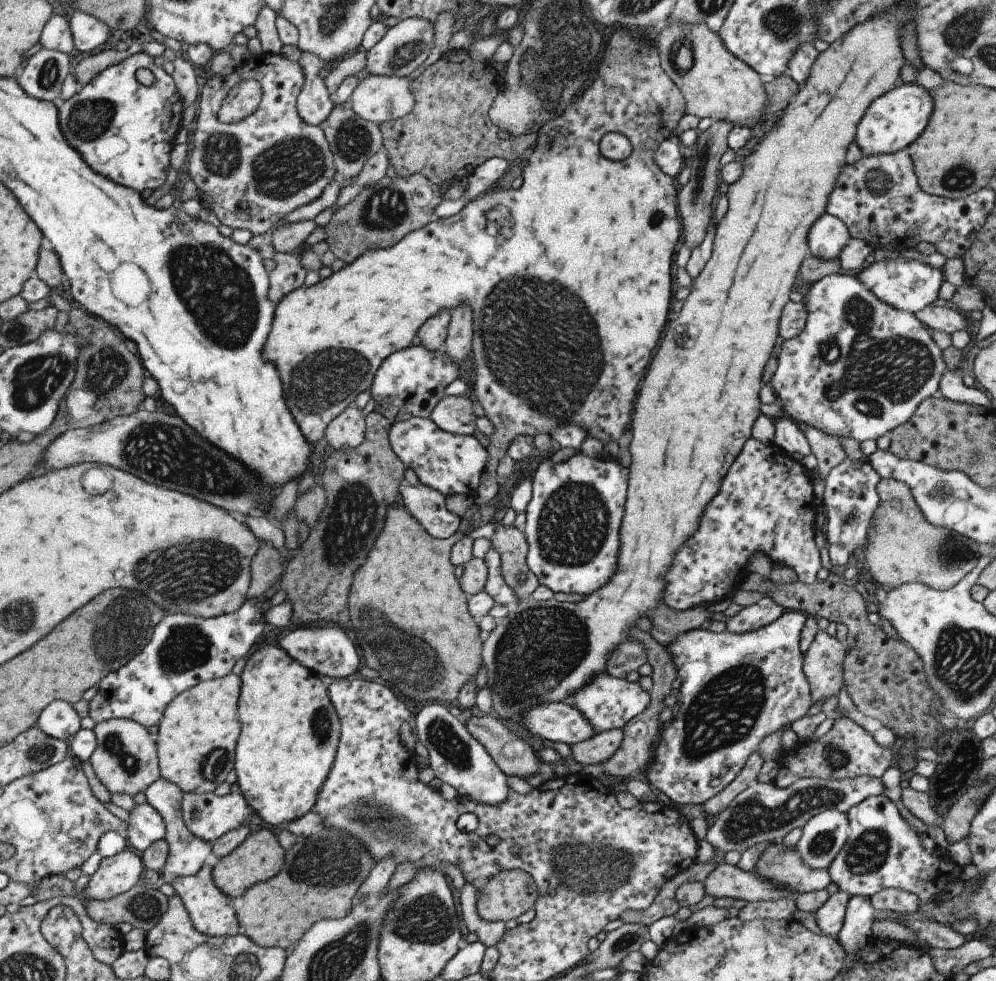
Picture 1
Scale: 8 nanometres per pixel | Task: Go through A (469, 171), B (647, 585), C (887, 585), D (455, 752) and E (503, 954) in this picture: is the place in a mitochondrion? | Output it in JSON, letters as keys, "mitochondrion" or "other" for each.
{"A":"other","B":"other","C":"other","D":"mitochondrion","E":"other"}

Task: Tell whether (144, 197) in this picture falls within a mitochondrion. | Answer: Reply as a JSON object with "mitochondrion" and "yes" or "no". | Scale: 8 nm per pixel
{"mitochondrion":"no"}

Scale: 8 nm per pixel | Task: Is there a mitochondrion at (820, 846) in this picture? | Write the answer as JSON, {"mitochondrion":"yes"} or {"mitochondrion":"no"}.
{"mitochondrion":"yes"}

